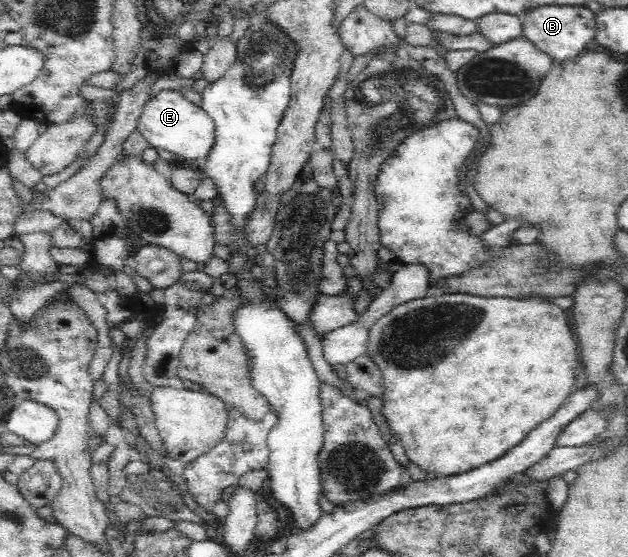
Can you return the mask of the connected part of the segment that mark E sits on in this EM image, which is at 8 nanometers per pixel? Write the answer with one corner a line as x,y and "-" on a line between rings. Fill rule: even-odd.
159,91
145,102
136,130
151,148
165,150
185,161
196,163
206,159
215,139
213,120
177,91

